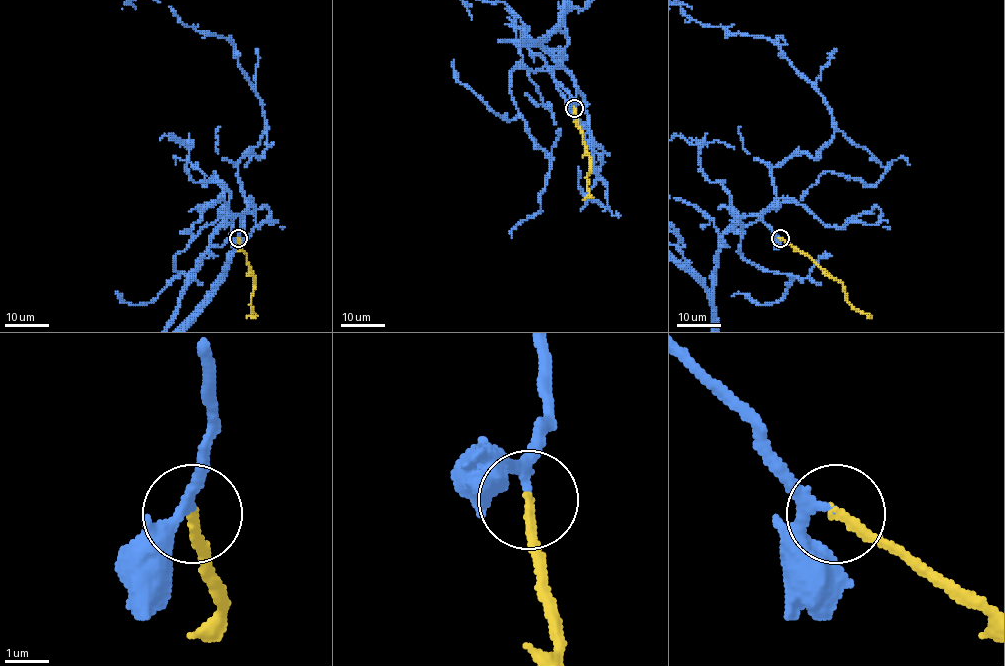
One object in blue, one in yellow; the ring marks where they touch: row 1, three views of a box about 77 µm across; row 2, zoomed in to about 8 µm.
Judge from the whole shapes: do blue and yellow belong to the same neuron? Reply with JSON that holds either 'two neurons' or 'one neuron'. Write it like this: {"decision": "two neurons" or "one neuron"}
{"decision": "one neuron"}

